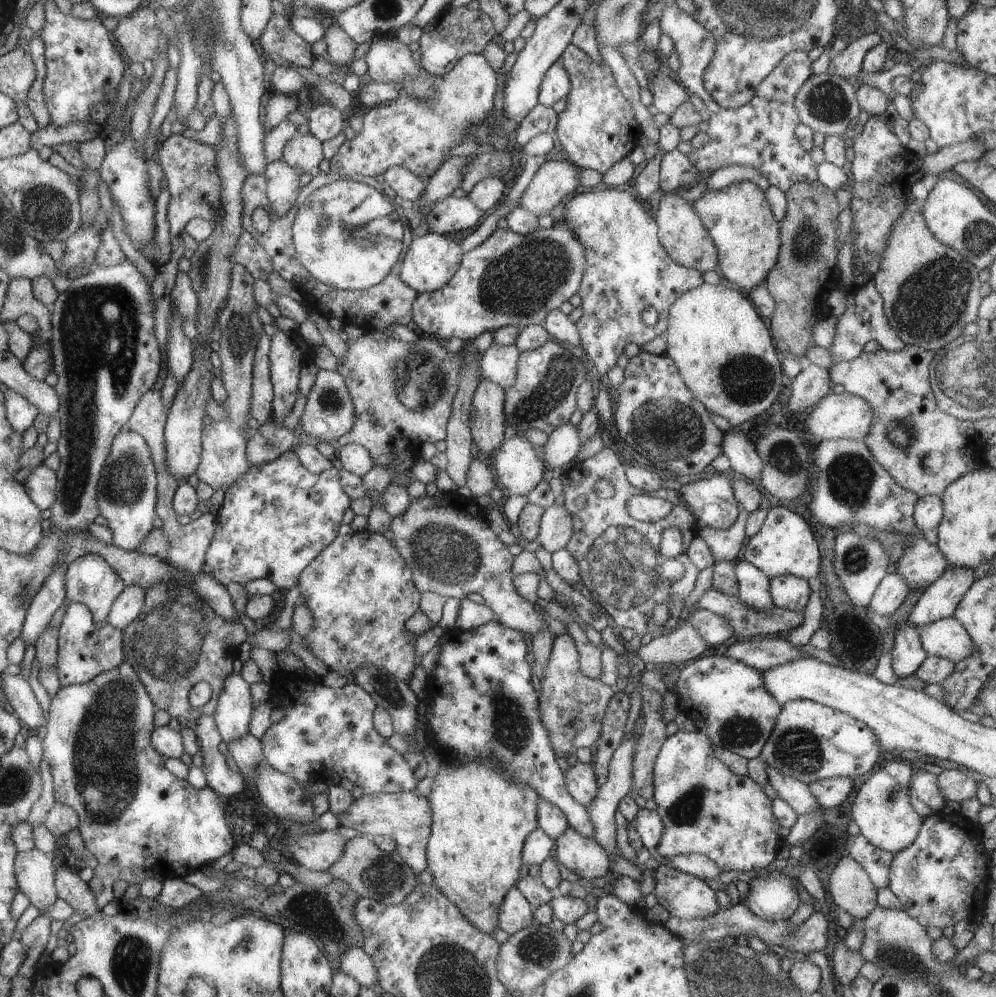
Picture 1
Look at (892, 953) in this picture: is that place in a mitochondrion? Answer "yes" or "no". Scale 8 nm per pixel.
yes

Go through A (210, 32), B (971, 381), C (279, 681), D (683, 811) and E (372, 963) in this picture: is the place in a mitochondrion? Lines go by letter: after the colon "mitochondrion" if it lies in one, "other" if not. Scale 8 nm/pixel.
A: mitochondrion
B: mitochondrion
C: other
D: mitochondrion
E: other

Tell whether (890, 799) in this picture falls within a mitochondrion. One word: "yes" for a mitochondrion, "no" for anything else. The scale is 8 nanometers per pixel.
yes

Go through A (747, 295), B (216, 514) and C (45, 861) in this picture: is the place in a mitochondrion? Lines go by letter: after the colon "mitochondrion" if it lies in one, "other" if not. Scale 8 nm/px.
A: other
B: other
C: other

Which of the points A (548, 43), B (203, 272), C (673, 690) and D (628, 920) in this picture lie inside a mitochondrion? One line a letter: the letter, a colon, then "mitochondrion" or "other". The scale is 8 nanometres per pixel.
A: other
B: mitochondrion
C: other
D: other

